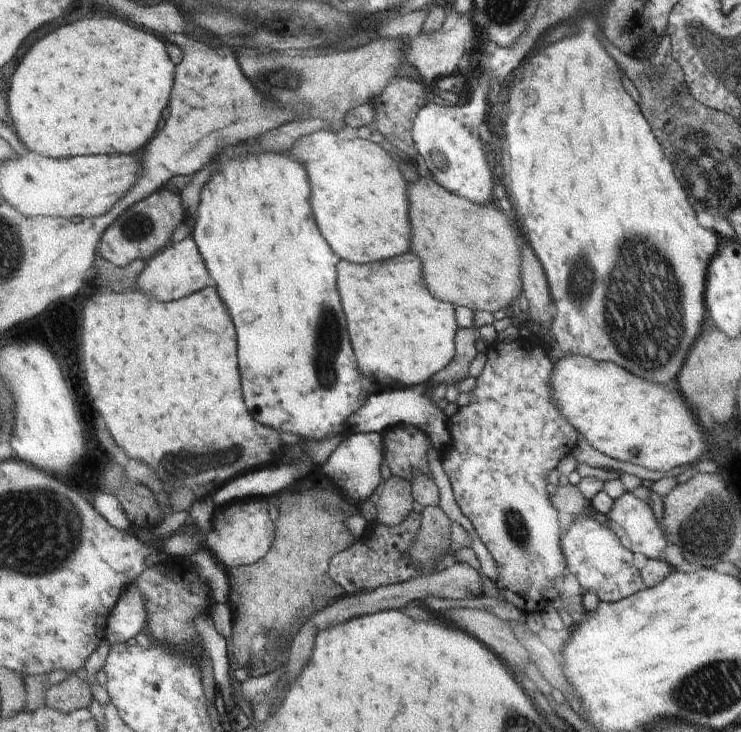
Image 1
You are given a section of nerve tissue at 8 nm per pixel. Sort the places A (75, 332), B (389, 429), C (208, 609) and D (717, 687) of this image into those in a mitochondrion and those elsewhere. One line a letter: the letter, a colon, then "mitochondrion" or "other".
A: other
B: other
C: other
D: mitochondrion

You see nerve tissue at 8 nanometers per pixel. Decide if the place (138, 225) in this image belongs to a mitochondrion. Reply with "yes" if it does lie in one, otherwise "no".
yes

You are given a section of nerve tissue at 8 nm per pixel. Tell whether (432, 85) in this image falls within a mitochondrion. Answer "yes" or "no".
no

